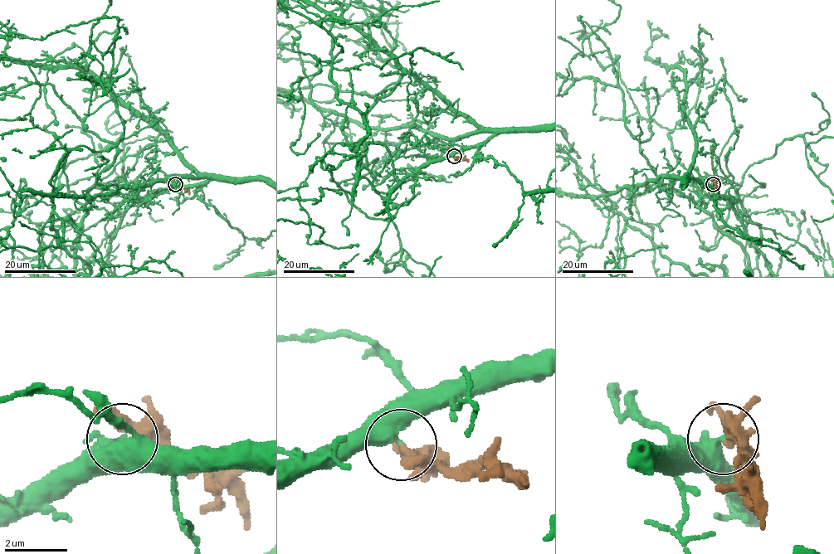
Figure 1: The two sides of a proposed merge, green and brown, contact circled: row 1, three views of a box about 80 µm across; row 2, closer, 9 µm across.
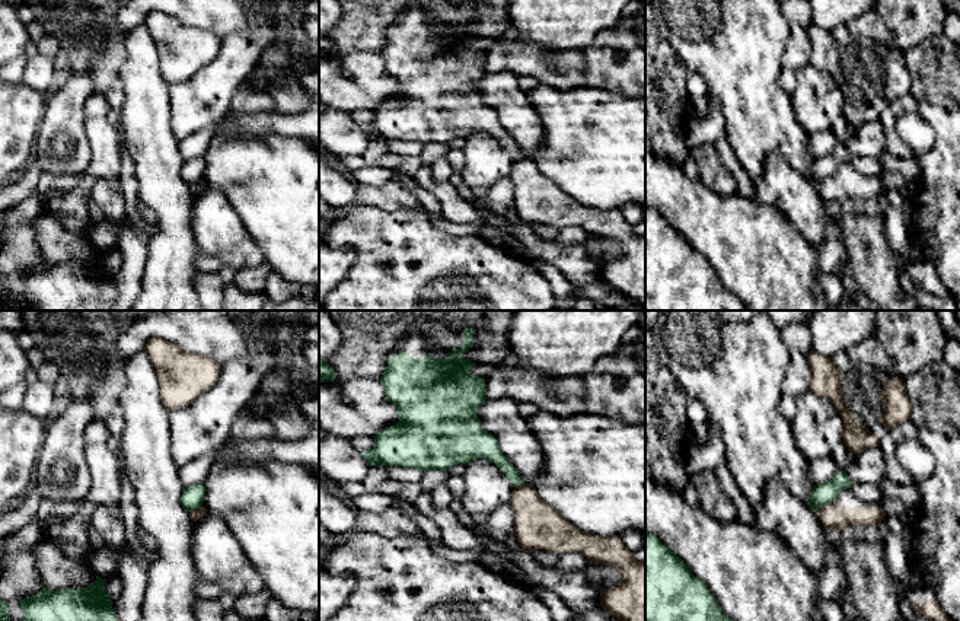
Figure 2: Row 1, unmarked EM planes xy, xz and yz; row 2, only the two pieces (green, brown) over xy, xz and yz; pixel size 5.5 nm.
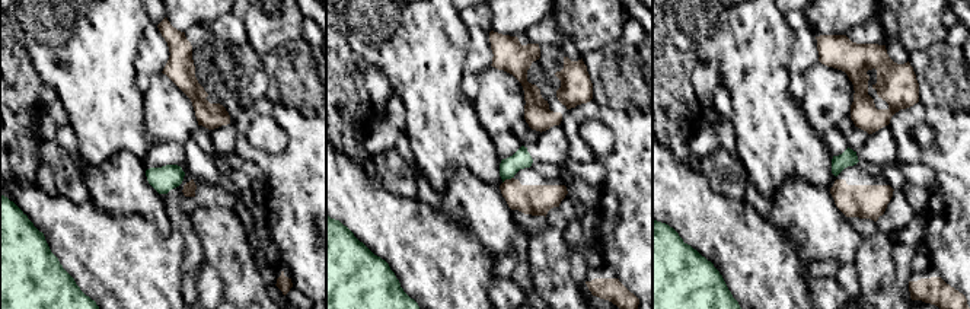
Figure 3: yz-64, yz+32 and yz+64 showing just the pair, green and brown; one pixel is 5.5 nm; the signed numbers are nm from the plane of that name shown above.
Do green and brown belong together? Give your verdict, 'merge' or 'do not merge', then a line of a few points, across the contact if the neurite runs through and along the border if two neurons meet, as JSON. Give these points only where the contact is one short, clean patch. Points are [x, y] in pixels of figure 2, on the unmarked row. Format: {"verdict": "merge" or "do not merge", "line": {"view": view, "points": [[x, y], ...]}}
{"verdict": "do not merge", "line": {"view": "yz", "points": [[833, 174], [828, 175], [817, 185]]}}

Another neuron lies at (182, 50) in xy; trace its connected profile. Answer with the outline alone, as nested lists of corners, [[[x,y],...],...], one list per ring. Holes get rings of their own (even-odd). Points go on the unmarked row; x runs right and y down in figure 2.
[[[153,10],[144,20],[159,52],[160,71],[166,83],[188,80],[198,69],[214,60],[221,39],[210,31],[179,22]]]

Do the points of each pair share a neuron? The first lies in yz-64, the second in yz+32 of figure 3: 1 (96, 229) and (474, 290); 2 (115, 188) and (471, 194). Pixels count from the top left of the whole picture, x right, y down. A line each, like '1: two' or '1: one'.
1: one
2: one

